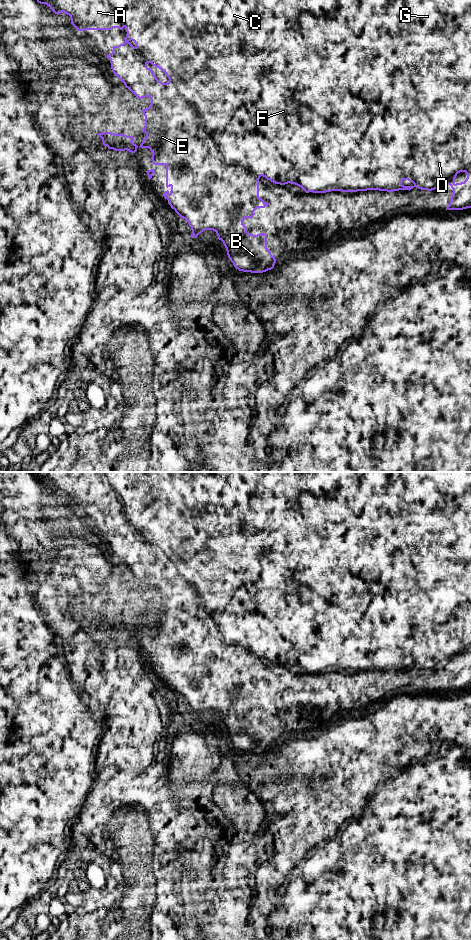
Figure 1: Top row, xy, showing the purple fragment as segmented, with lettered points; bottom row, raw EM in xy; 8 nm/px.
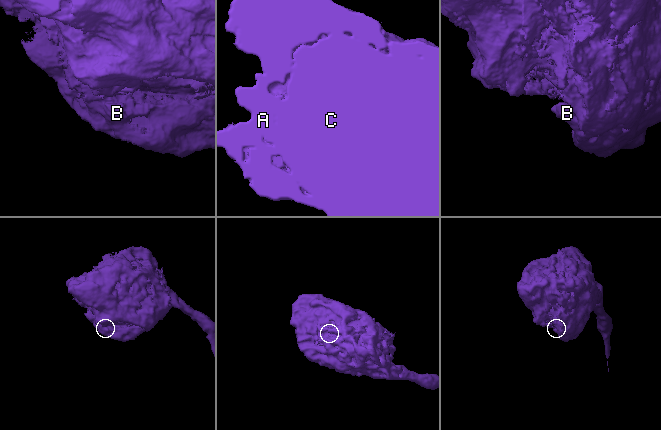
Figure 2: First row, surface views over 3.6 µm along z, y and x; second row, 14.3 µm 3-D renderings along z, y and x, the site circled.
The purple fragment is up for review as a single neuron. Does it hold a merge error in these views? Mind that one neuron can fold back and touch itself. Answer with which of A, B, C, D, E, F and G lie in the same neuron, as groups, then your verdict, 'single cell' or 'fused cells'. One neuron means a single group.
groups A B C D E F G; single cell

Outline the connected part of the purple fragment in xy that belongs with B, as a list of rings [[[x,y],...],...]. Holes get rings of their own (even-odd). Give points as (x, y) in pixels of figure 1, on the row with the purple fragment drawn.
[[[37,0],[40,4],[46,4],[55,14],[64,12],[70,16],[71,24],[78,30],[111,30],[118,28],[126,29],[125,42],[118,46],[113,46],[113,50],[107,55],[110,59],[111,69],[137,98],[149,97],[151,104],[147,109],[142,109],[145,116],[145,126],[143,132],[146,137],[139,147],[149,148],[152,152],[152,163],[154,165],[166,166],[166,187],[170,187],[163,194],[168,200],[168,204],[191,227],[191,237],[197,238],[205,230],[216,232],[226,248],[228,258],[234,267],[239,271],[251,273],[263,273],[274,268],[276,258],[267,248],[267,235],[260,233],[249,234],[247,227],[243,224],[245,218],[252,218],[257,208],[265,208],[270,203],[259,197],[259,179],[261,176],[275,184],[285,185],[288,183],[301,187],[306,193],[326,193],[331,191],[357,192],[367,190],[379,191],[399,191],[411,190],[414,187],[421,190],[432,191],[443,185],[450,185],[453,195],[446,210],[463,210],[471,208],[471,0]],[[151,63],[161,69],[169,79],[168,83],[162,83],[154,75],[153,71],[147,67]],[[465,172],[467,178],[464,182],[456,183],[455,178],[458,173]]]

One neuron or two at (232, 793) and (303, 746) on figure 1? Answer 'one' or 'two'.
two

